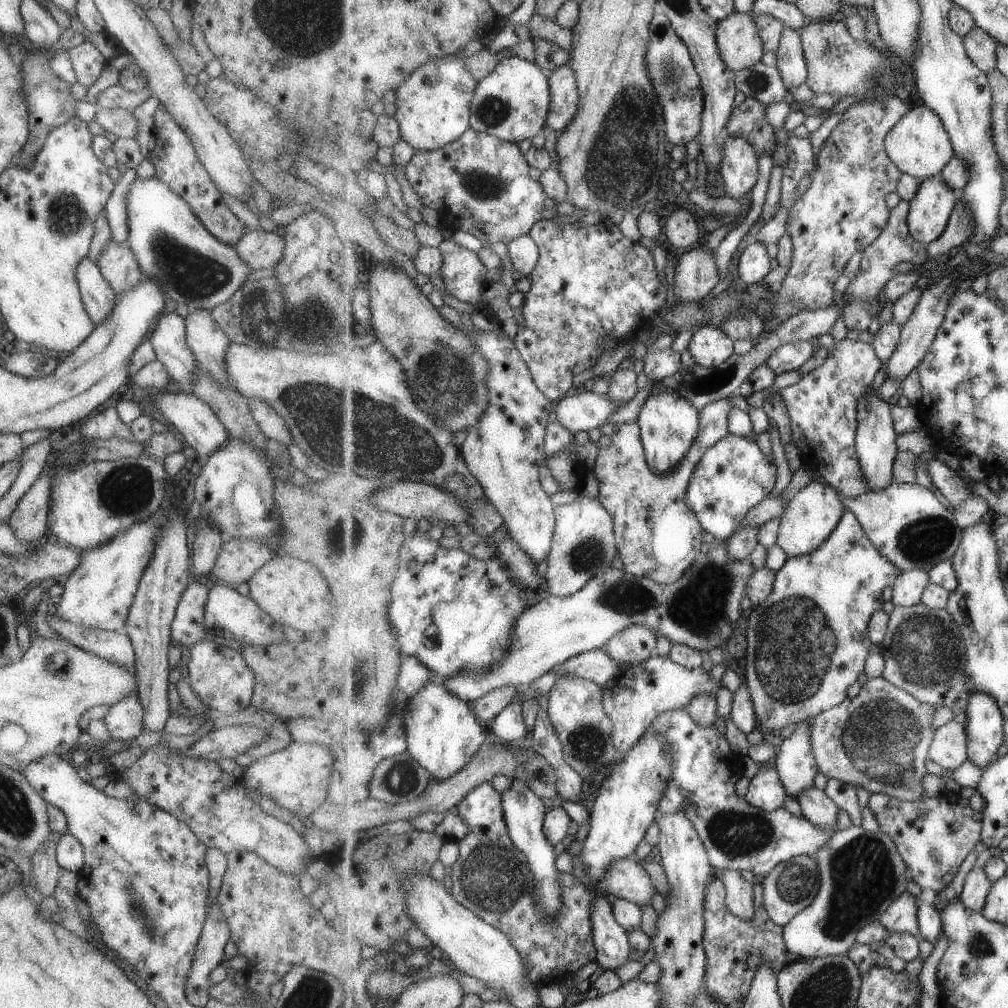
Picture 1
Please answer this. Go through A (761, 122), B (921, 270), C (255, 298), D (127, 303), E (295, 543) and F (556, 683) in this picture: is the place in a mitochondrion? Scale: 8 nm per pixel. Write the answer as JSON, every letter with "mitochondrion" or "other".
{"A":"other","B":"other","C":"mitochondrion","D":"other","E":"other","F":"other"}

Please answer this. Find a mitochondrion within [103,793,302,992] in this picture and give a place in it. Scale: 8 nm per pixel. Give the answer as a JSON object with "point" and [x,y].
{"point":[148,923]}

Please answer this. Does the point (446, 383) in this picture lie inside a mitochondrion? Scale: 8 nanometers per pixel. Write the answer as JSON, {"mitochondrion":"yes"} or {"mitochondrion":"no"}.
{"mitochondrion":"yes"}

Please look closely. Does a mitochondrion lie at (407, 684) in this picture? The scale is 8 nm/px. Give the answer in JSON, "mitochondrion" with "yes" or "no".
{"mitochondrion":"no"}

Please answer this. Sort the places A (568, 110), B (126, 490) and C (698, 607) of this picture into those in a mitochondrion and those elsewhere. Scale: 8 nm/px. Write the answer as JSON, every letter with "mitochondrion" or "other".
{"A":"other","B":"mitochondrion","C":"mitochondrion"}

